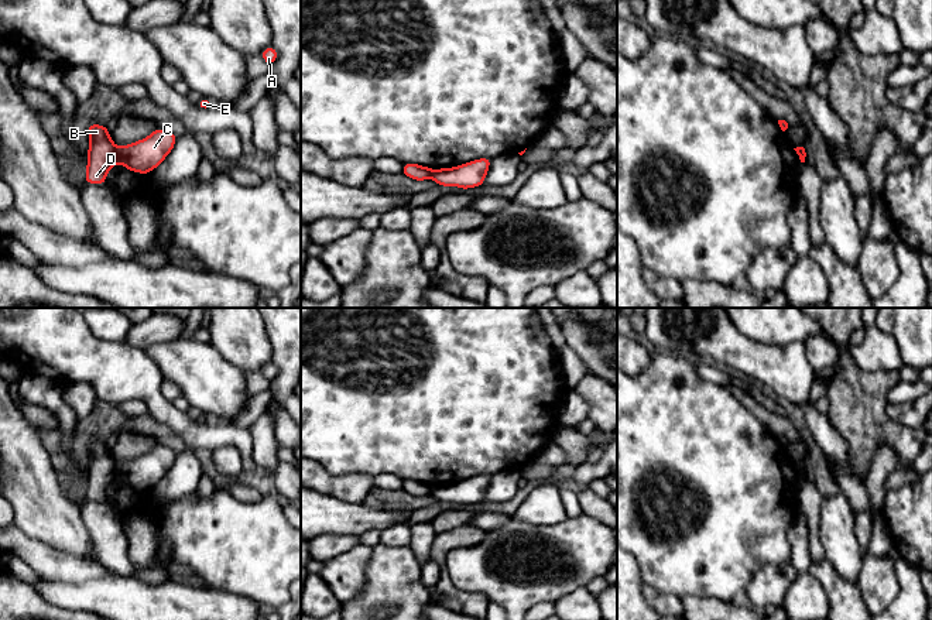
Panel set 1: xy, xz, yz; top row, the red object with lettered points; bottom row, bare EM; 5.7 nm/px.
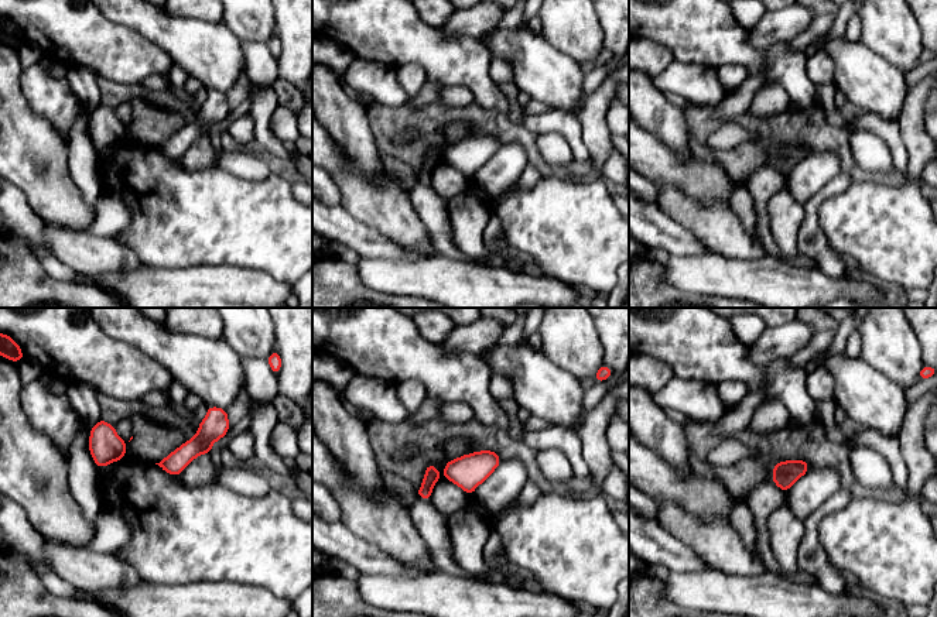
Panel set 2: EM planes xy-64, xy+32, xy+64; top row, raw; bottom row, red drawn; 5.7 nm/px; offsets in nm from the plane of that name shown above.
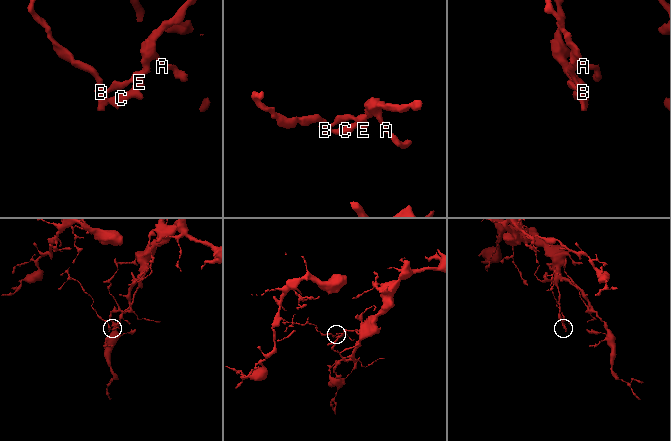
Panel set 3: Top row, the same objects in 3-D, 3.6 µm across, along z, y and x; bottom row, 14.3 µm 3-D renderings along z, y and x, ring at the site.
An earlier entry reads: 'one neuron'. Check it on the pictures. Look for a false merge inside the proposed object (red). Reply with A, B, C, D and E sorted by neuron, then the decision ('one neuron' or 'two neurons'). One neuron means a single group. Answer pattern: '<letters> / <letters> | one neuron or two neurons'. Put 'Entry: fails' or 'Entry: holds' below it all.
A C E / B D | two neurons
Entry: fails

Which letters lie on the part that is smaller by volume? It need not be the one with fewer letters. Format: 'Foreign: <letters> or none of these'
Foreign: B, D

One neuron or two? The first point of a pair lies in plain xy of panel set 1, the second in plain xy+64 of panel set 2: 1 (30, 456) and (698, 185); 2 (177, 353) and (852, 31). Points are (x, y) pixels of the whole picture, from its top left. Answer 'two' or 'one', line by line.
1: two
2: two

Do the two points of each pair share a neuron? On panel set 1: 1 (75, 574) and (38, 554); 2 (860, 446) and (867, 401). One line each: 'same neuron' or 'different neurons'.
1: same neuron
2: same neuron

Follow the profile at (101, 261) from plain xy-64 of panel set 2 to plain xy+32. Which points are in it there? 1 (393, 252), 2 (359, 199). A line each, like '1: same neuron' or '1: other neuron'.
1: same neuron
2: other neuron

